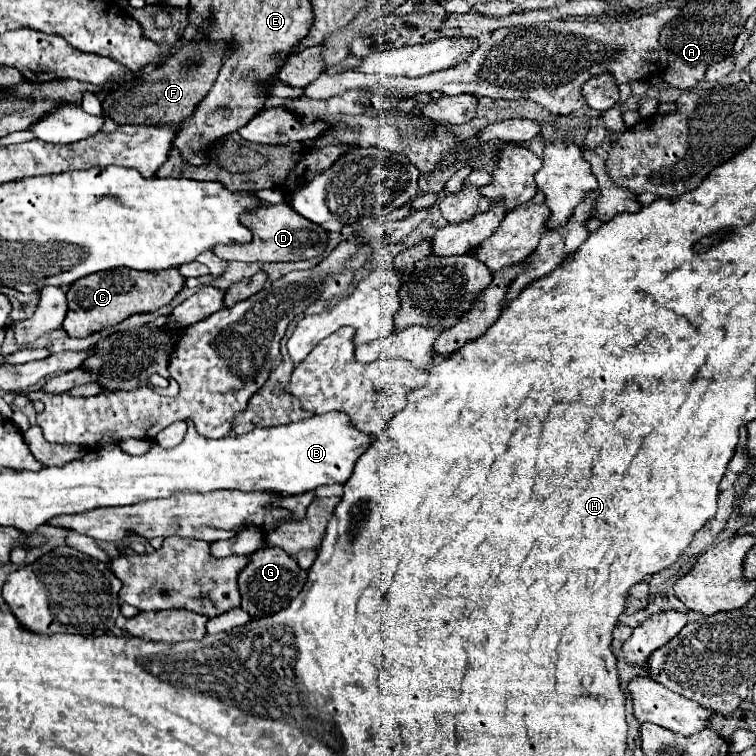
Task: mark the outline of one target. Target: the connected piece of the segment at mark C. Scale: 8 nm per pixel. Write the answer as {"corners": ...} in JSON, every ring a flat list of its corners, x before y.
{"corners":[[110,269,86,275,68,287,68,313,62,323,70,337,88,337,110,325,116,325,136,313,152,313,168,305,184,287,184,277,178,269,166,271,134,271]]}

